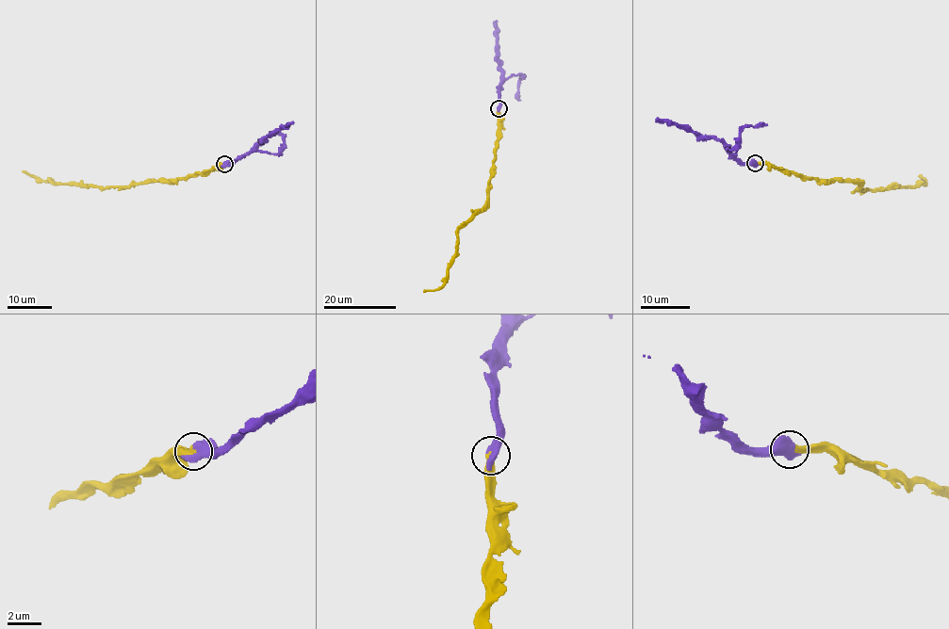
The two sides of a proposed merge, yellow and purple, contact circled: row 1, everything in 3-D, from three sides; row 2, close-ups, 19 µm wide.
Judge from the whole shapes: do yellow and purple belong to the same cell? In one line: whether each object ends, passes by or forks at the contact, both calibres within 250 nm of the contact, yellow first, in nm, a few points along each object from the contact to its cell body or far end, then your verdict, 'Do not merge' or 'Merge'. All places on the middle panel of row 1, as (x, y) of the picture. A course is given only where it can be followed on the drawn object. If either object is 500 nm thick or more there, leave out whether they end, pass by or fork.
Thickness 400 nm (yellow) against 750 nm. Course of yellow: (498, 108), (499, 136), (488, 200), (459, 229), (456, 254), (445, 282), (436, 289), (423, 292). Course of purple: (498, 108), (502, 74), (497, 20). Merge

